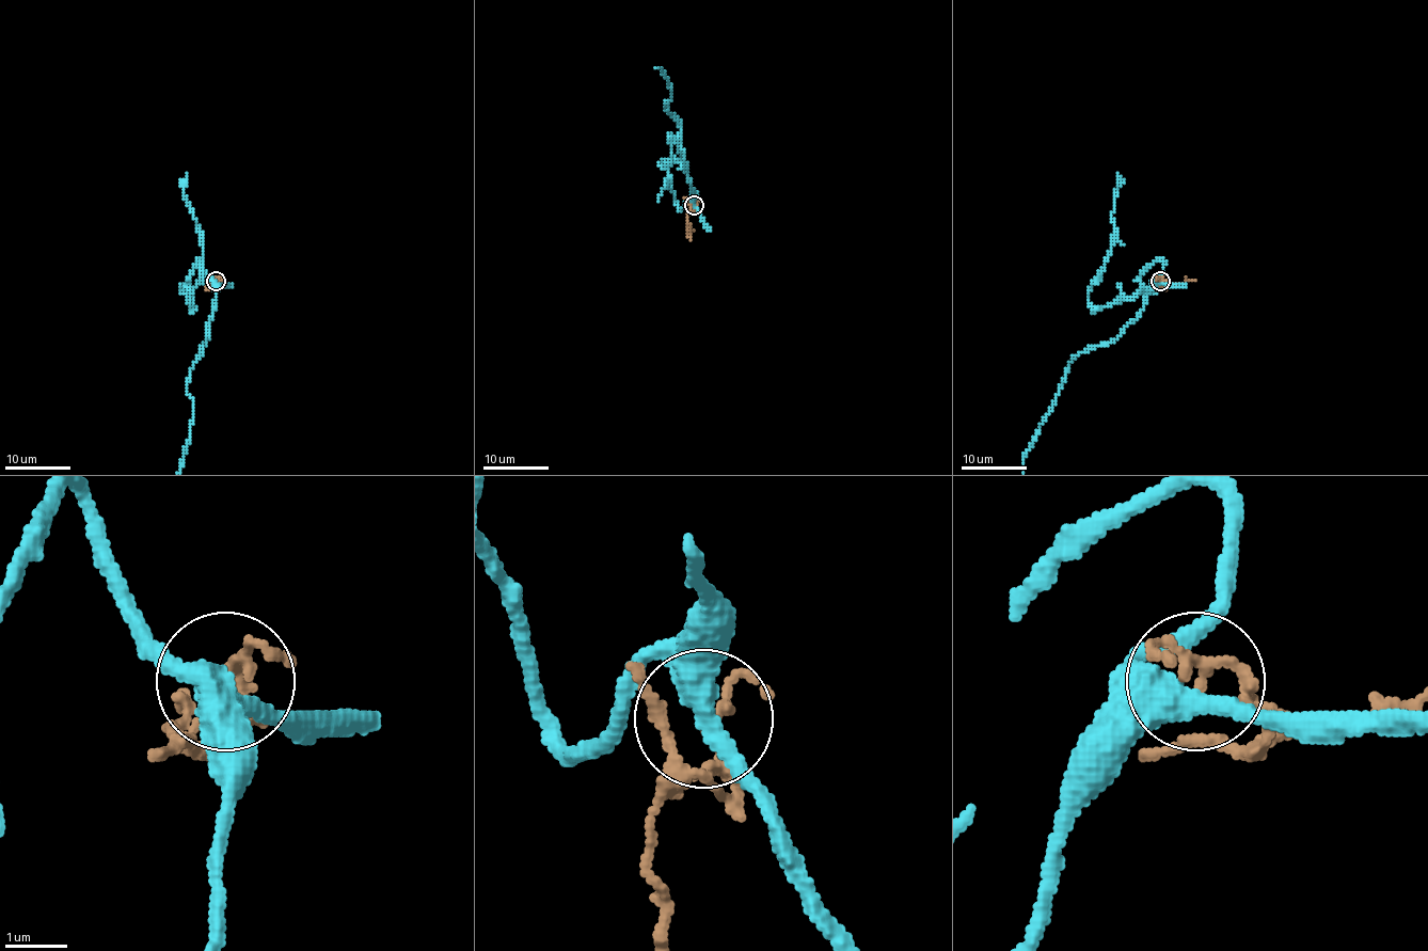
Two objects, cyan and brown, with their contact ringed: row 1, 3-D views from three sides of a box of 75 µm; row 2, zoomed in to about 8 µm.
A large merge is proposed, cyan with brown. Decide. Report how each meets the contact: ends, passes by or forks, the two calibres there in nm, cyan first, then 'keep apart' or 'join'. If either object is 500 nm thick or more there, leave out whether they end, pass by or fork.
cyan passes by | brown passes by | 460/150 nm | keep apart

